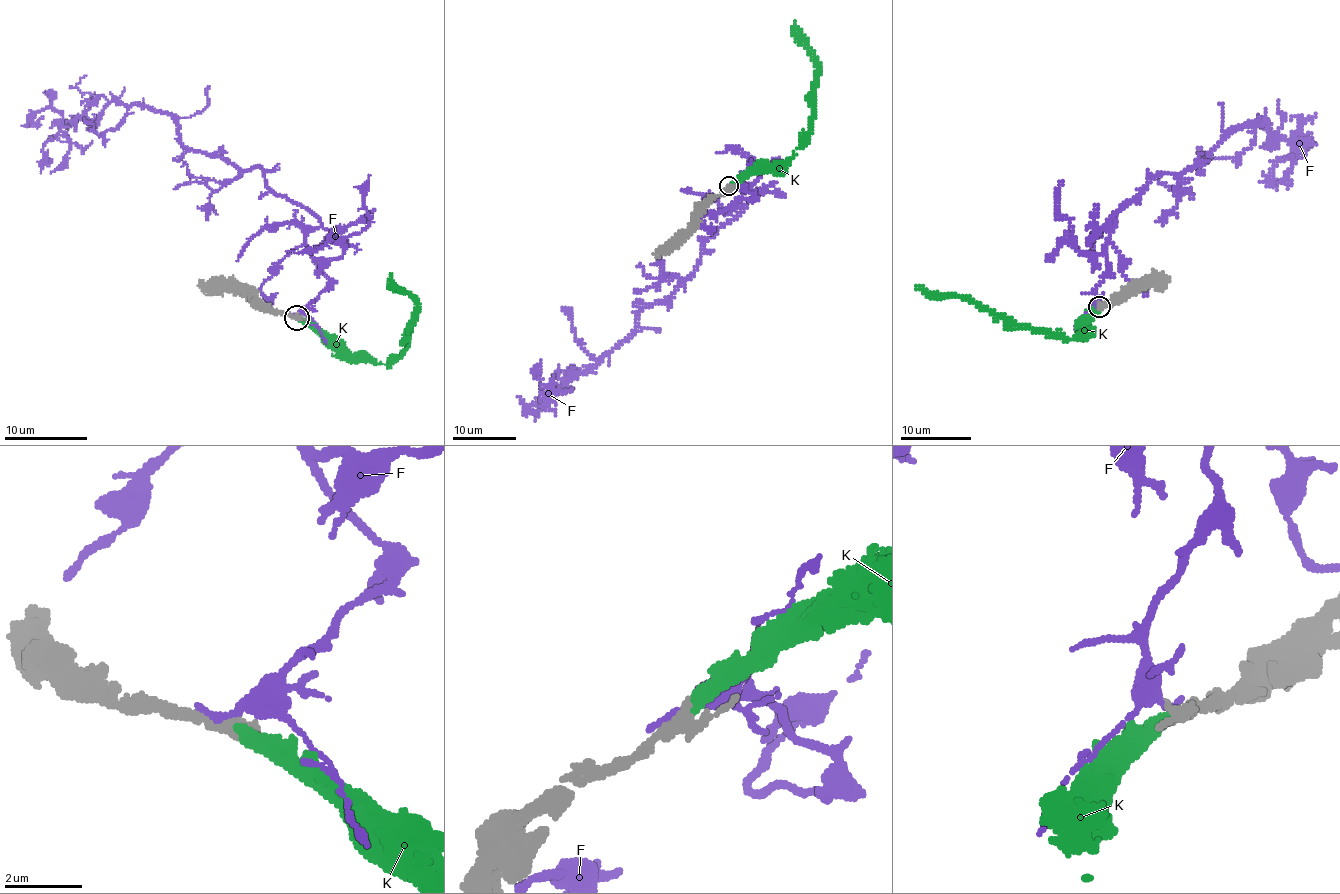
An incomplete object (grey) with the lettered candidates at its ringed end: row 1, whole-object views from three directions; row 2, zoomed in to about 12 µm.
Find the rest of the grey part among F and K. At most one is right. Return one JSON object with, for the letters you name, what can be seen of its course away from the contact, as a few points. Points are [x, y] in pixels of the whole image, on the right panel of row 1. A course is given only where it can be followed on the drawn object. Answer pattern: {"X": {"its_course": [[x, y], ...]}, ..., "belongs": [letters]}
{"K": {"its_course": [[1101, 306], [1091, 314], [1088, 328], [1076, 338], [1048, 335], [1006, 323], [971, 300], [934, 297], [916, 286]]}, "belongs": ["K"]}

